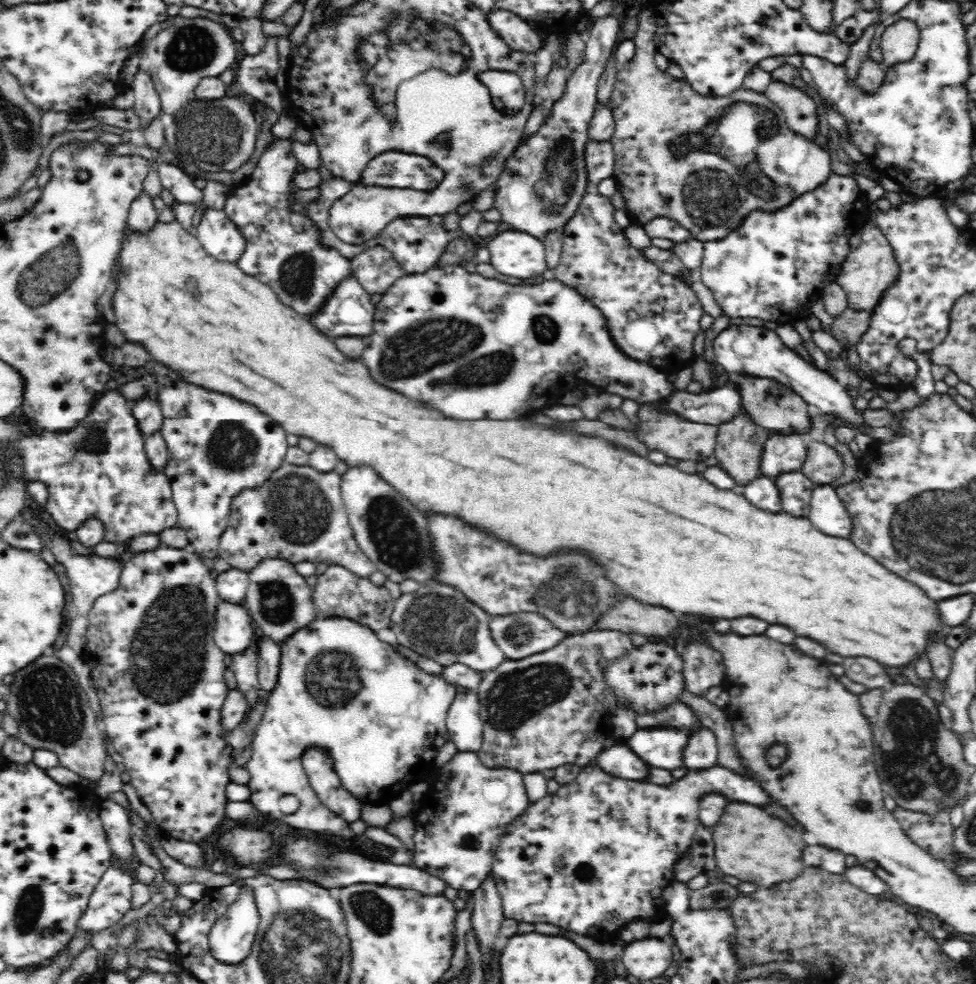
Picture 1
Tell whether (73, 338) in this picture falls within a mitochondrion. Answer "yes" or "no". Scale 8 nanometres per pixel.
no

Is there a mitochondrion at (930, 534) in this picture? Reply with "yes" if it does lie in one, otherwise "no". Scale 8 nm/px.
yes

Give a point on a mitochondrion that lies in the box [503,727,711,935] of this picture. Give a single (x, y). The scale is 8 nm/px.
(586, 872)

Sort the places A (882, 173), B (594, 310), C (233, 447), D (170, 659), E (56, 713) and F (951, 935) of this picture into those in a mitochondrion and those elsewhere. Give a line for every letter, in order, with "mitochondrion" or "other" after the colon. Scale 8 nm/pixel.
A: other
B: other
C: mitochondrion
D: mitochondrion
E: mitochondrion
F: other

